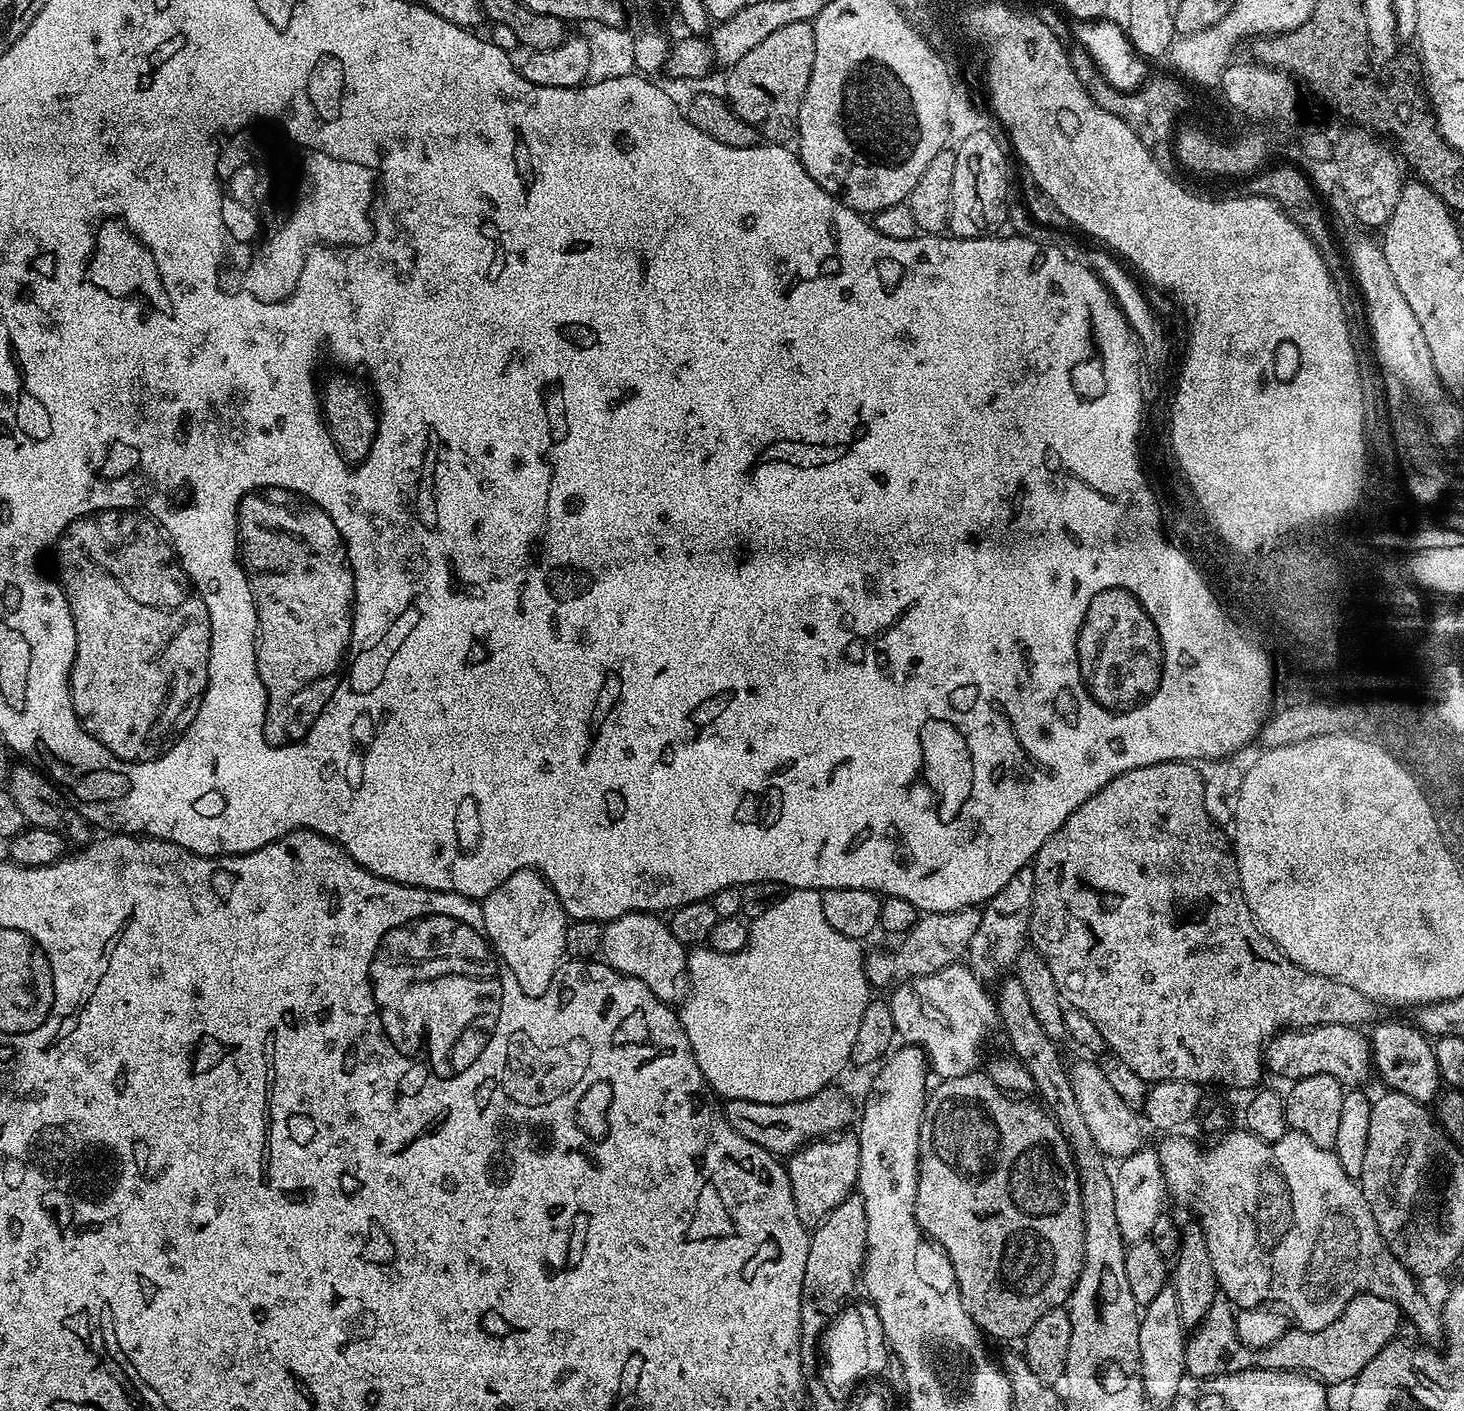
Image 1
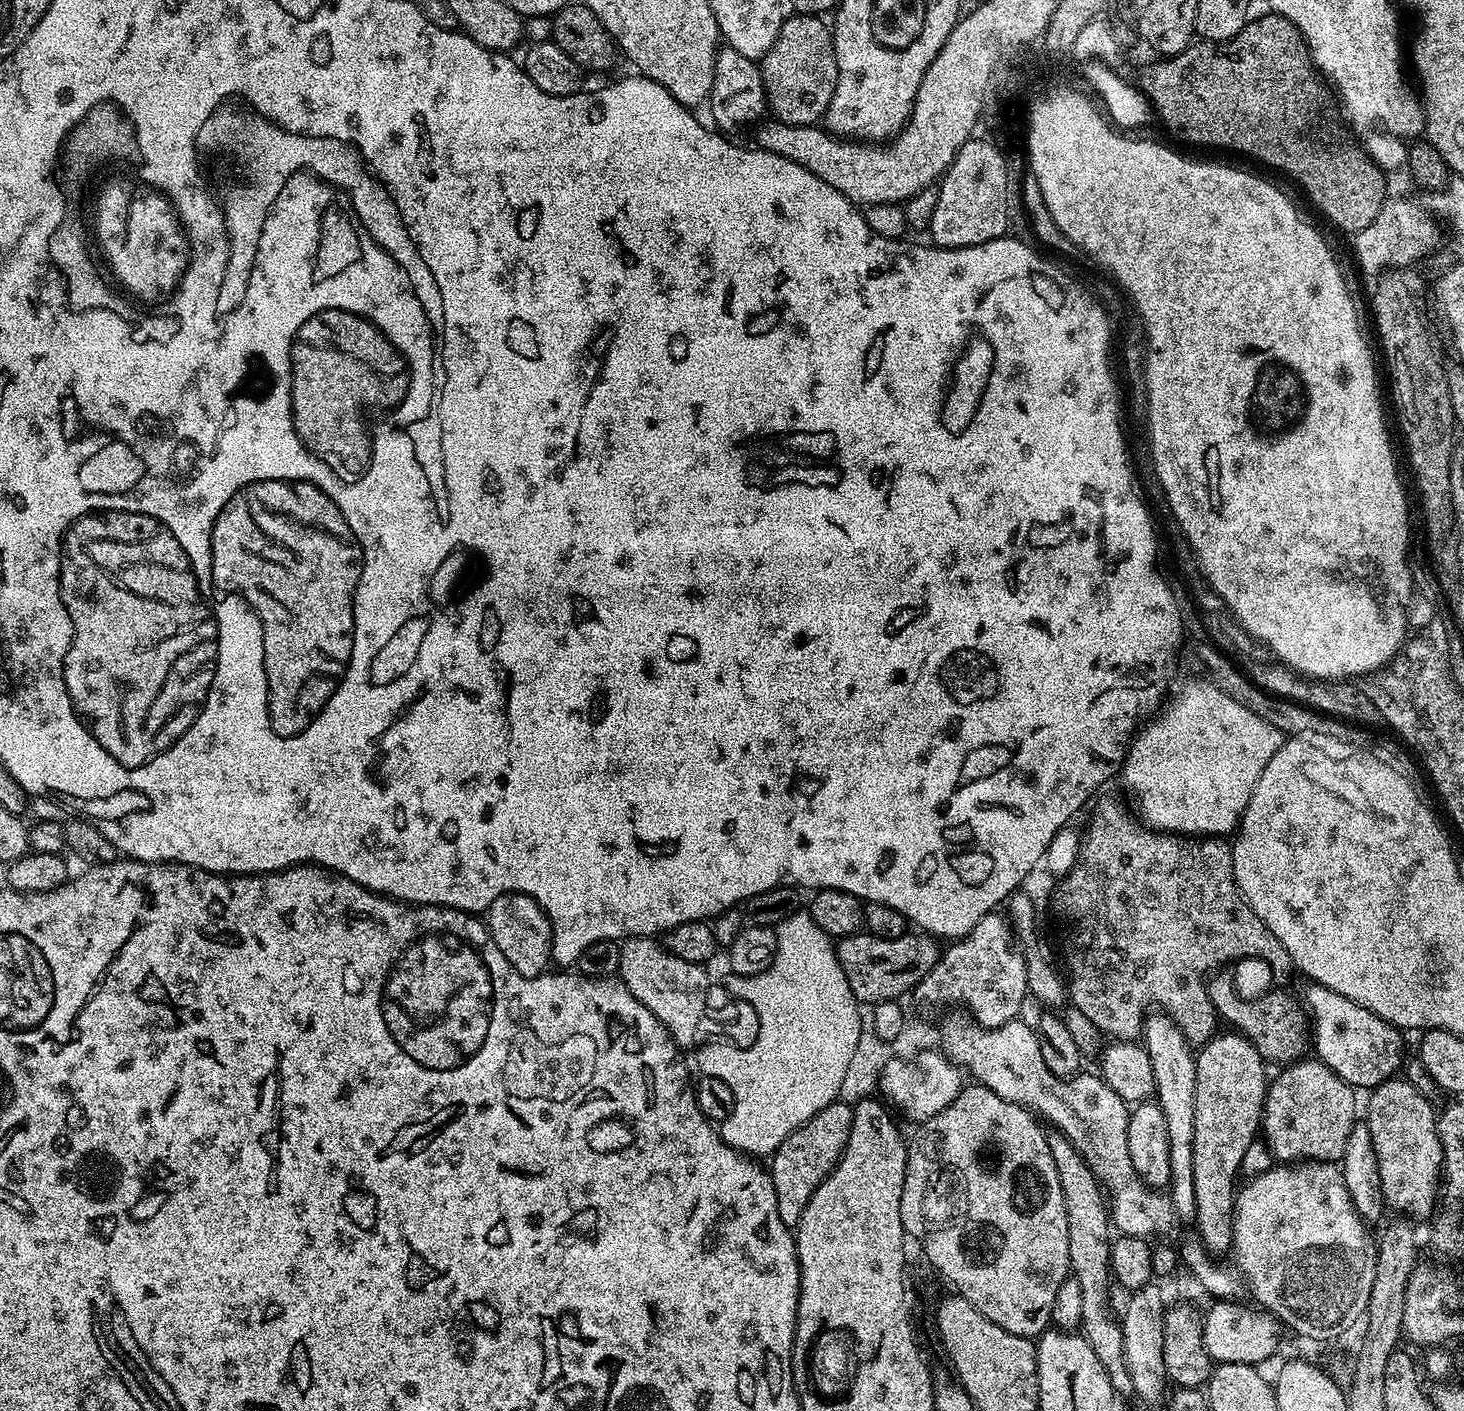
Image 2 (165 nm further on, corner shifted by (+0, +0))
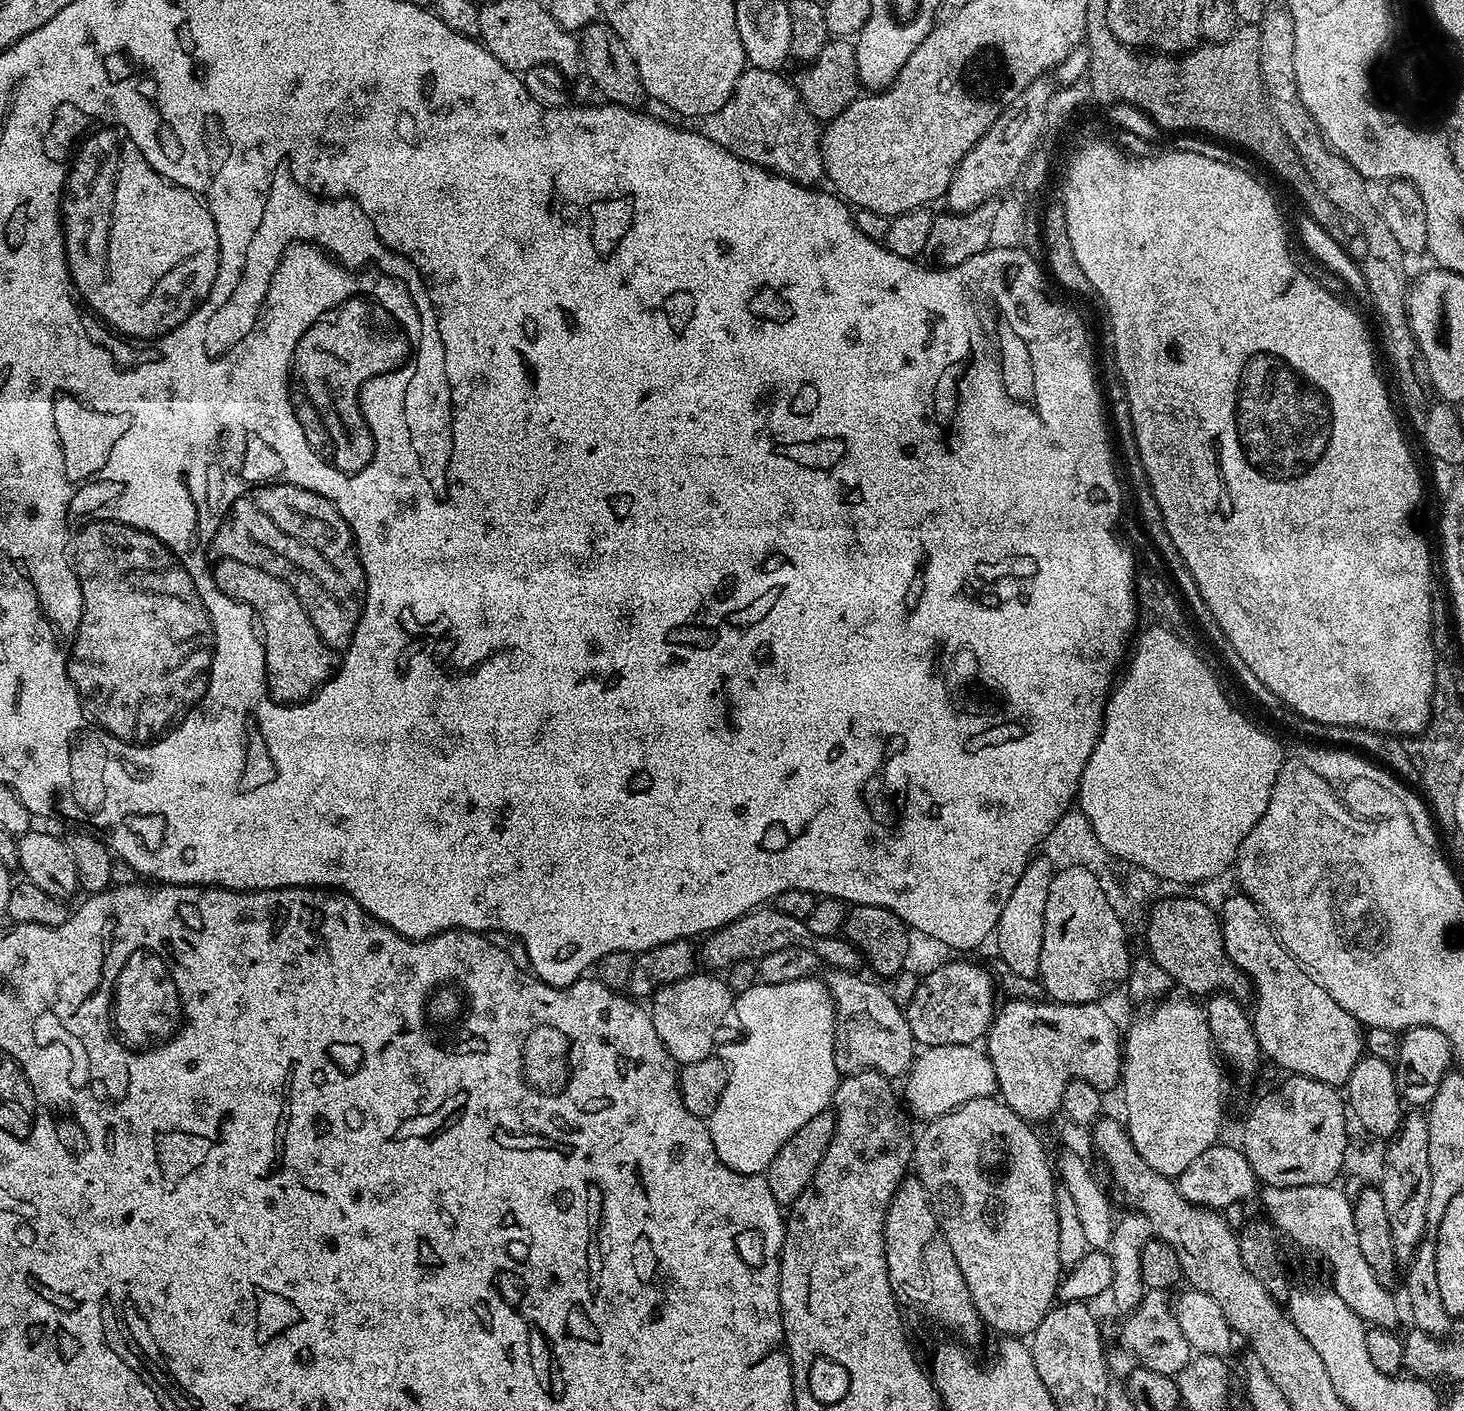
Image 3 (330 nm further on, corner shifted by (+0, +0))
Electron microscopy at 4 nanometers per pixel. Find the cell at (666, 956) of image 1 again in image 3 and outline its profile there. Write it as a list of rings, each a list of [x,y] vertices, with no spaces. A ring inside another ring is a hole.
[[[693,974],[678,982],[662,986],[650,998],[650,1011],[654,1030],[666,1046],[669,1056],[677,1065],[702,1062],[702,1058],[713,1055],[712,1039],[724,1019],[729,1019],[734,1008],[734,993],[719,975],[700,976]]]

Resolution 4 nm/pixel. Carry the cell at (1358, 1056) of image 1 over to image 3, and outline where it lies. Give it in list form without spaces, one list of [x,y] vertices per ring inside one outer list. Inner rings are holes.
[[[1168,896],[1165,900],[1157,899],[1147,909],[1147,918],[1147,955],[1170,974],[1177,989],[1185,988],[1185,993],[1196,998],[1227,994],[1241,1002],[1247,1001],[1247,996],[1249,999],[1250,981],[1226,954],[1222,921],[1215,907],[1212,909],[1192,896]]]

